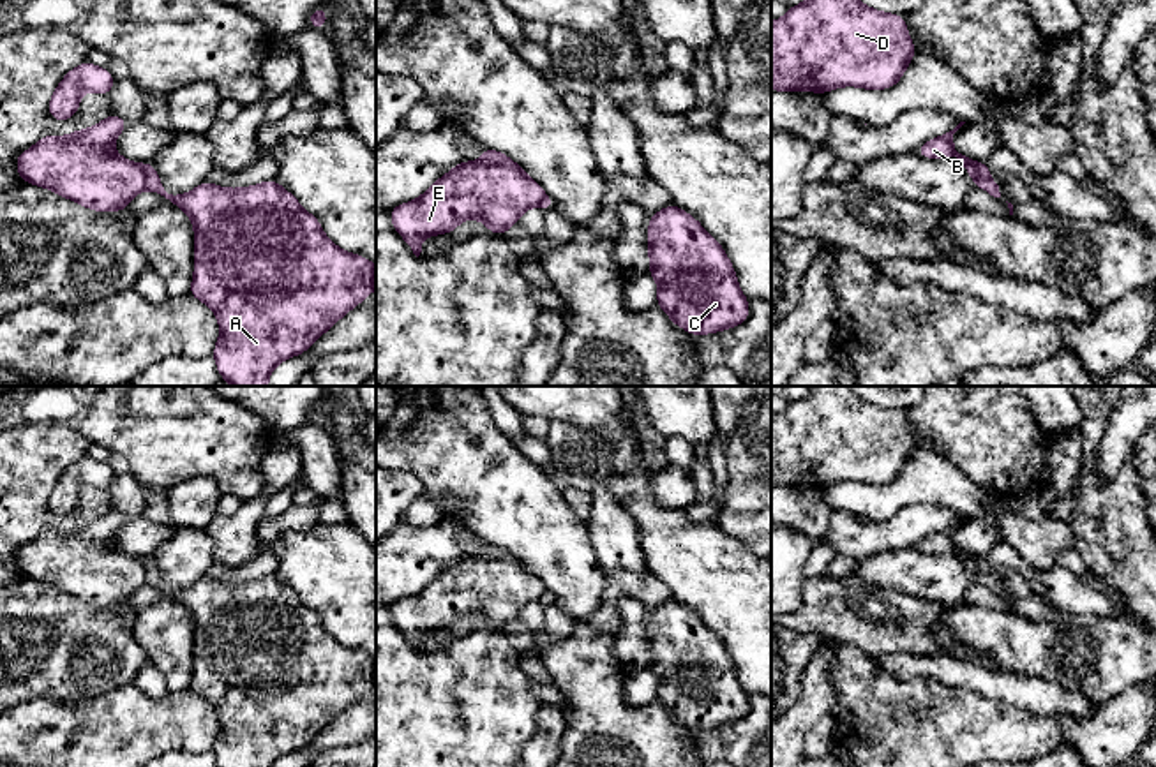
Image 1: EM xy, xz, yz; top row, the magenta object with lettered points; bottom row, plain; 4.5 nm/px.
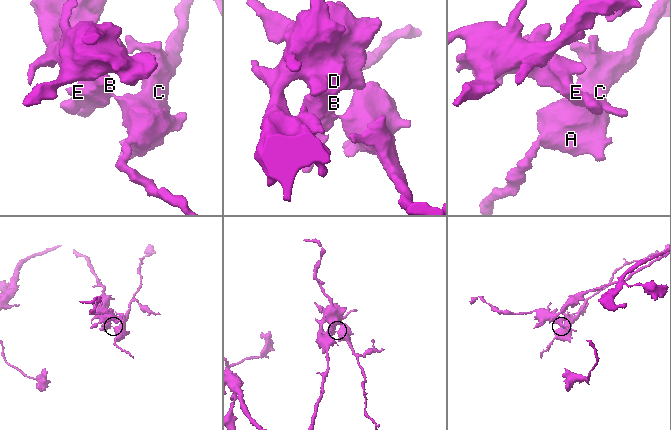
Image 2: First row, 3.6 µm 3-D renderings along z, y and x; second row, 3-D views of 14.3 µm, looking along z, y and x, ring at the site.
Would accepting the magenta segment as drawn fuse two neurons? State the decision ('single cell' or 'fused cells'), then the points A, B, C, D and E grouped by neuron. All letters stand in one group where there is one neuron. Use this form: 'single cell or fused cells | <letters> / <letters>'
fused cells | A C / B D E

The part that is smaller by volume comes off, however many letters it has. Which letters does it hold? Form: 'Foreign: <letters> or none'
Foreign: A, C

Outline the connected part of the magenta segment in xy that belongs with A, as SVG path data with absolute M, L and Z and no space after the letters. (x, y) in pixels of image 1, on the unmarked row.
M152 557L143 559L143 564L146 571L145 584L157 587L164 598L180 601L194 619L194 672L189 689L208 700L219 716L221 732L212 746L219 767L272 767L281 756L305 748L342 711L372 689L376 682L376 661L367 652L344 647L330 637L323 628L321 617L305 607L298 594L282 584L275 573L242 584L226 584L206 575L187 589L173 591L162 582Z

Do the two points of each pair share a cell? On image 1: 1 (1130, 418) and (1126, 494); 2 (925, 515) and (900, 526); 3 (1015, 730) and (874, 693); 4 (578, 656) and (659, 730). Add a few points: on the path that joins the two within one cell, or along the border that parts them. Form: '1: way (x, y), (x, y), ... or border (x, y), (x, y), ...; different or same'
1: border (1110, 417), (1095, 461), (1095, 473), (1107, 484); different
2: way (920, 521), (906, 526); same
3: way (980, 729), (909, 729); same
4: way (592, 679), (636, 727); same

